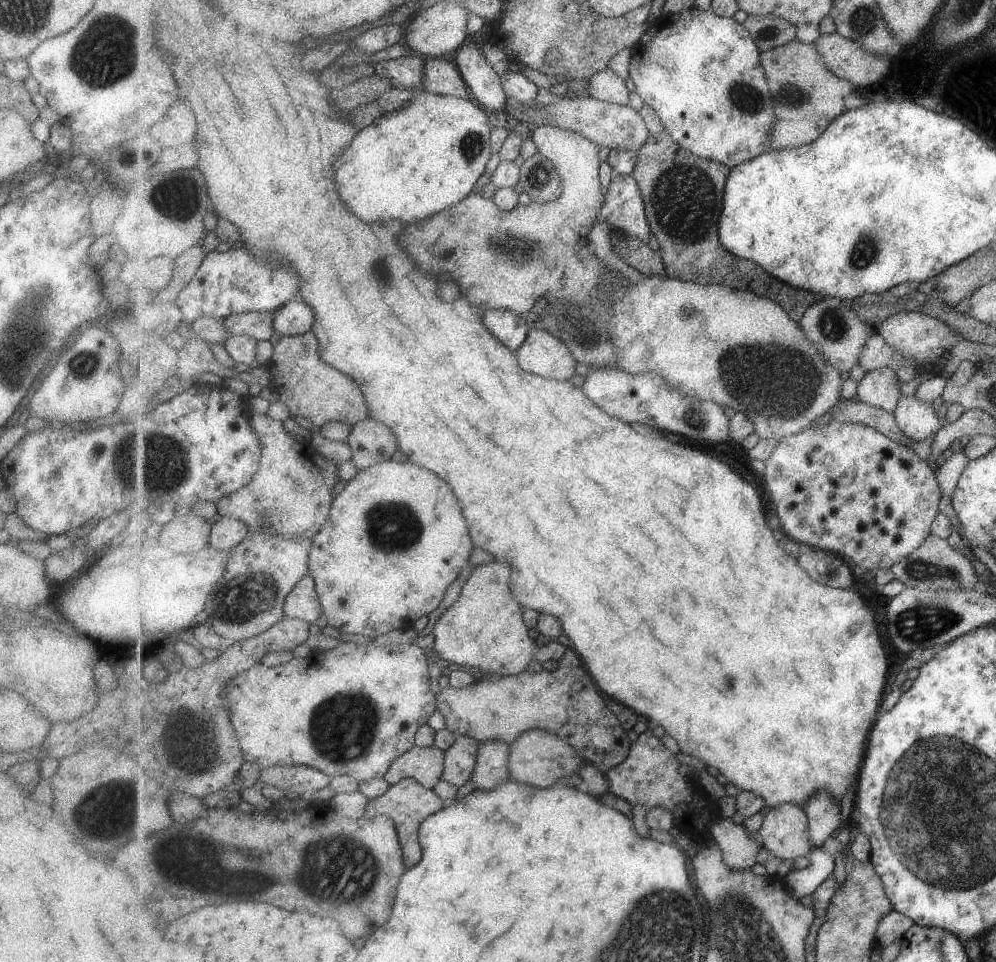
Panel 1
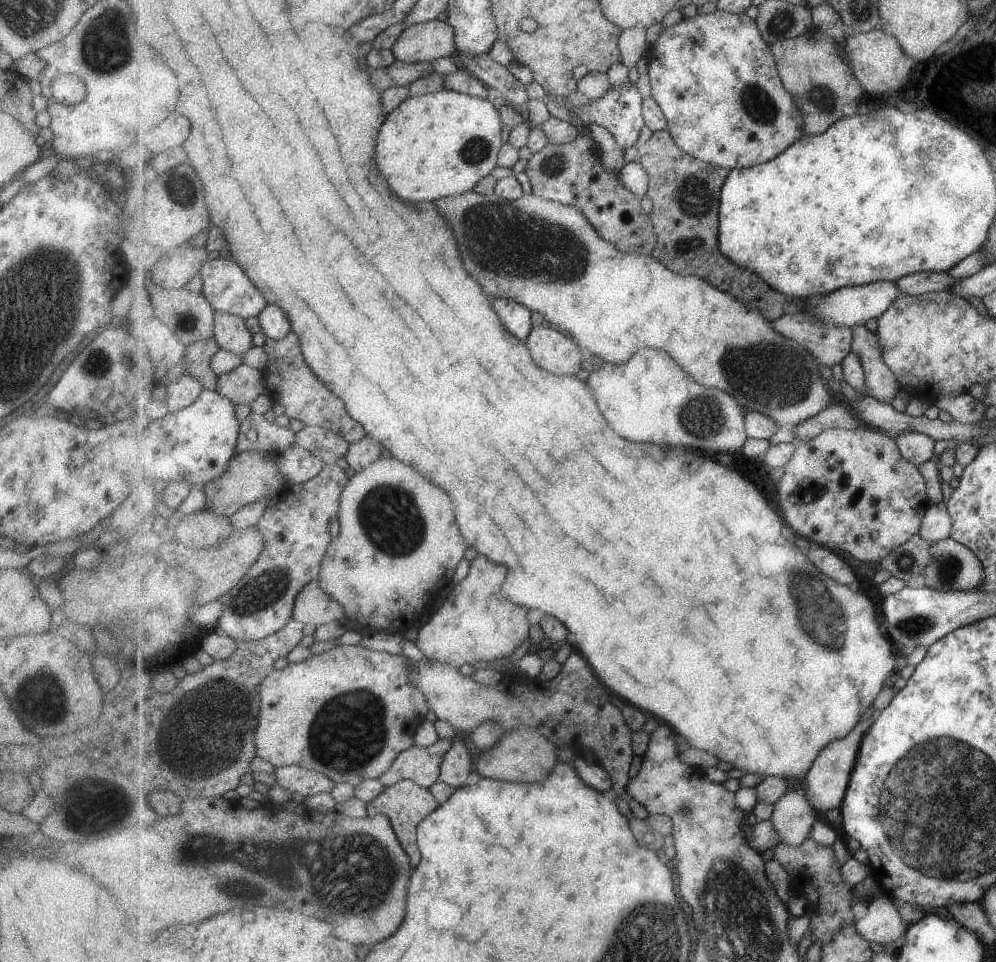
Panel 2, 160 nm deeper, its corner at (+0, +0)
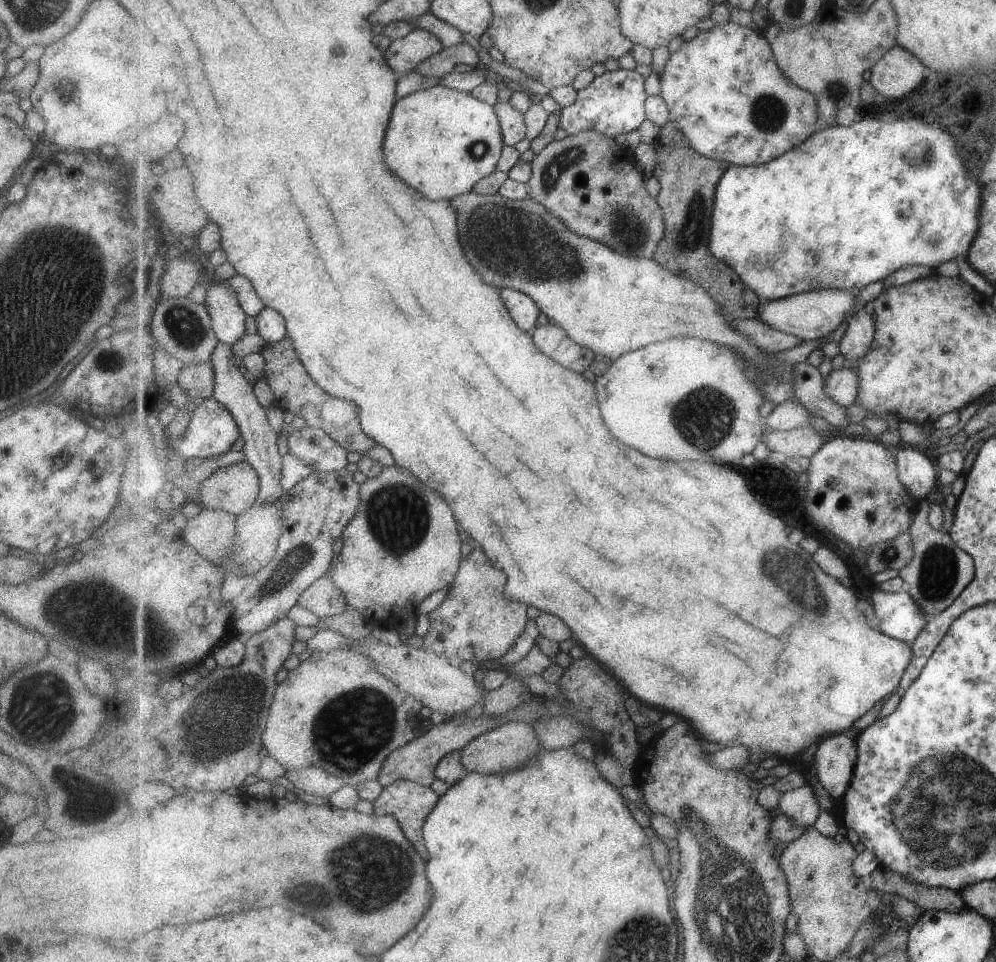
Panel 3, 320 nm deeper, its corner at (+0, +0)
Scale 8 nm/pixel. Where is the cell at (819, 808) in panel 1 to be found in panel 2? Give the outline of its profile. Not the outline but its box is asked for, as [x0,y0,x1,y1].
[804,712,877,814]

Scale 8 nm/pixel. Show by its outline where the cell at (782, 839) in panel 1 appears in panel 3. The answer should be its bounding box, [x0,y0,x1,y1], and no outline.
[779,783,822,828]

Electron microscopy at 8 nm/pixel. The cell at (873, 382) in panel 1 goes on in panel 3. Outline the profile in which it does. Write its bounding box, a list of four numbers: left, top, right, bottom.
[840,309,876,364]

